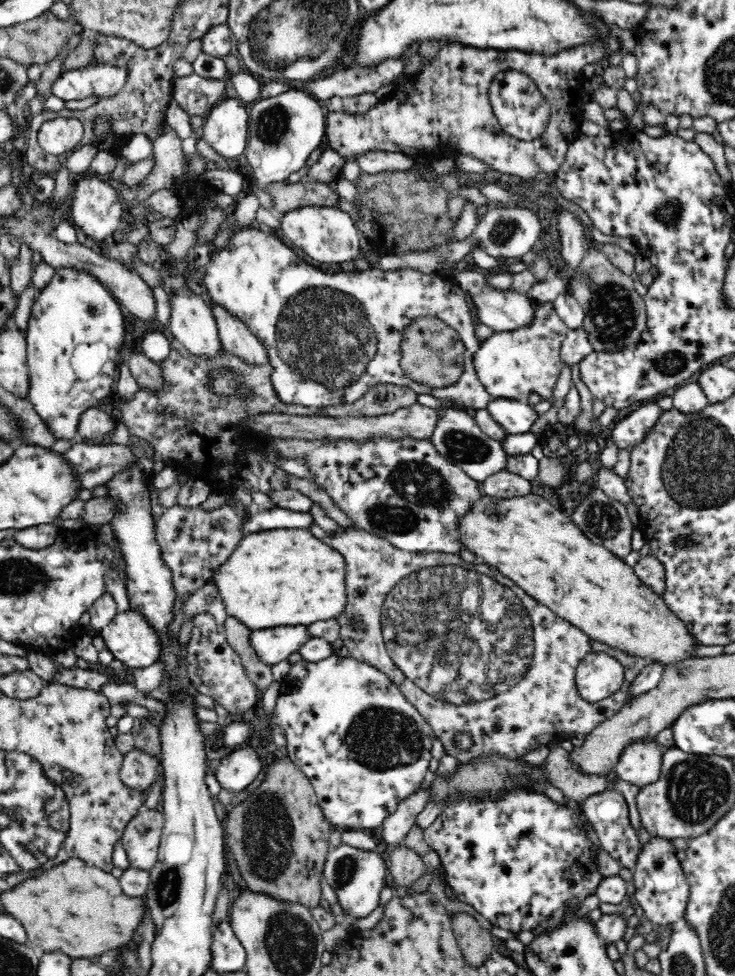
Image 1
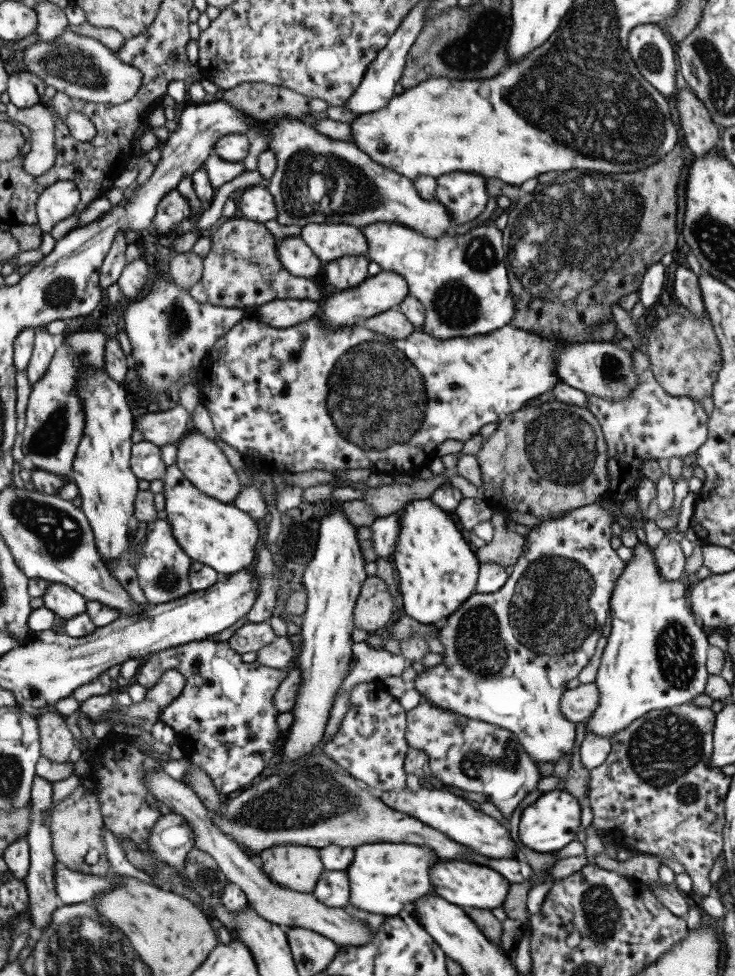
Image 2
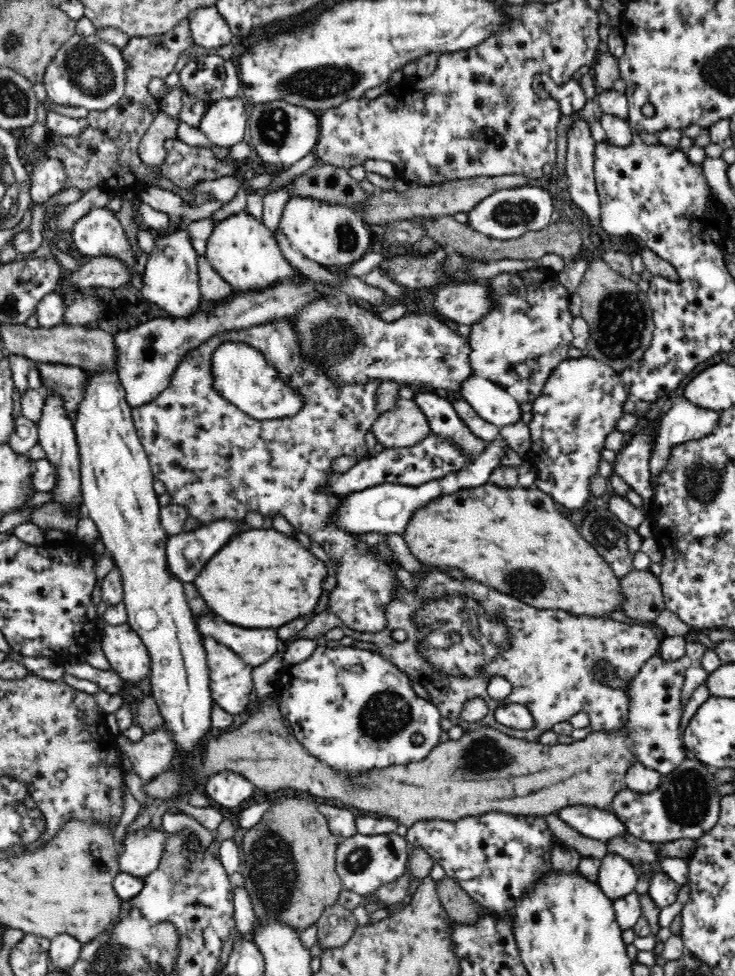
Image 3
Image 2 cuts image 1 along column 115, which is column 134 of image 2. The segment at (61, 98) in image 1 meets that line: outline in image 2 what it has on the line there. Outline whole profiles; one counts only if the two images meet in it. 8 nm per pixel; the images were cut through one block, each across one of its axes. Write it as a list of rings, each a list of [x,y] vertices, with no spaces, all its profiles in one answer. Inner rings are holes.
[[[67,27],[64,33],[51,42],[36,42],[17,54],[20,70],[36,74],[48,86],[54,86],[58,92],[65,92],[71,100],[80,99],[100,104],[120,104],[131,100],[138,92],[142,74],[133,65],[122,64],[119,56],[109,50],[104,44],[97,42],[94,37],[77,34],[72,28]]]

